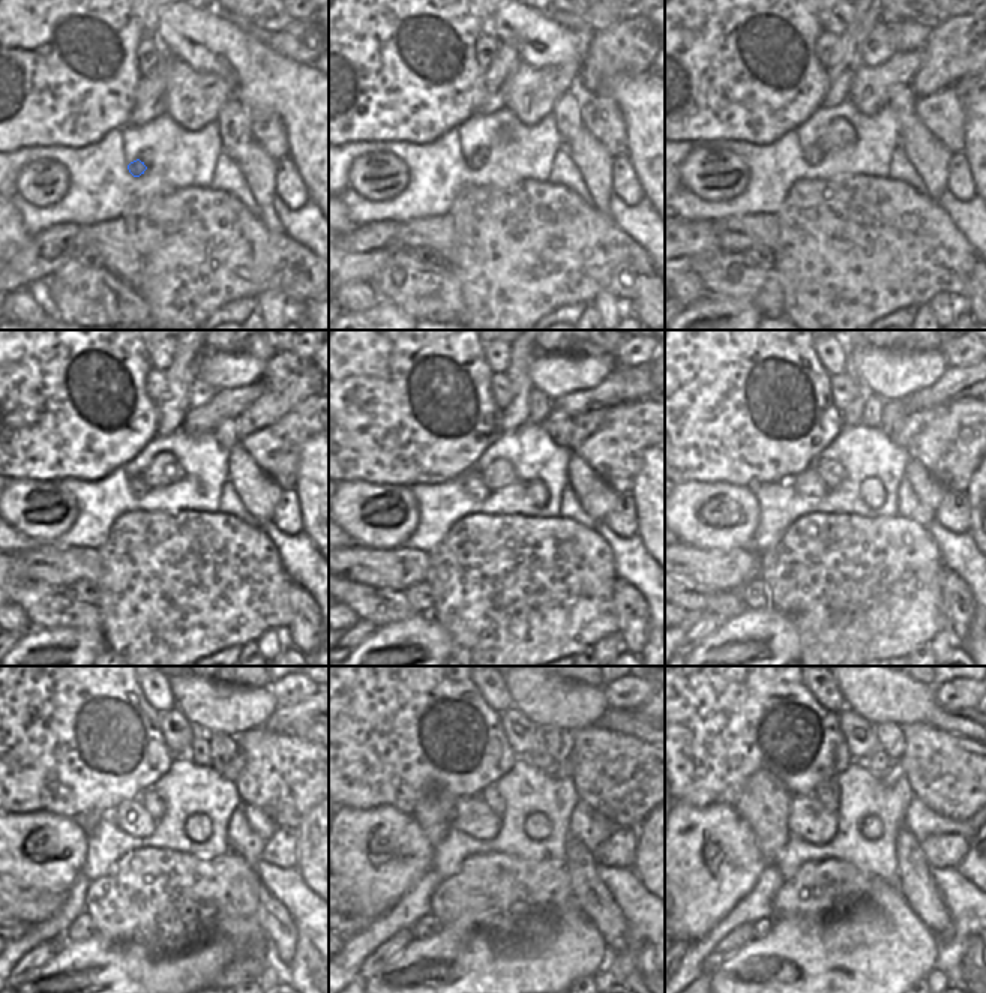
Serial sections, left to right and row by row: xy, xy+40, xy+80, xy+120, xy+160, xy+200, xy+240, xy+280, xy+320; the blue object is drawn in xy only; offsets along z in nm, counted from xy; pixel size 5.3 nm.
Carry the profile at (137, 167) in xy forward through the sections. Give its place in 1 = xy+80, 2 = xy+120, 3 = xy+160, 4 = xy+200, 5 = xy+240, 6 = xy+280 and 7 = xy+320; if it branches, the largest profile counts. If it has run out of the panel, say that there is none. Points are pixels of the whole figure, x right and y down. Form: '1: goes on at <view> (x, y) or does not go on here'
1: goes on at xy+80 (812, 155)
2: goes on at xy+120 (138, 486)
3: goes on at xy+160 (473, 482)
4: goes on at xy+200 (808, 483)
5: goes on at xy+240 (131, 816)
6: goes on at xy+280 (471, 816)
7: goes on at xy+320 (808, 819)

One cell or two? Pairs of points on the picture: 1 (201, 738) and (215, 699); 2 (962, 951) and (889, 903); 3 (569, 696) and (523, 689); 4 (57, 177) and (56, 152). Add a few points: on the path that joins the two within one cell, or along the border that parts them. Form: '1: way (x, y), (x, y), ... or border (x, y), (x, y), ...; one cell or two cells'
1: border (198, 728), (209, 735); two cells
2: border (938, 936), (935, 968); two cells
3: way (557, 696), (542, 696), (535, 690); one cell
4: border (21, 168), (54, 159), (65, 167), (69, 186); two cells

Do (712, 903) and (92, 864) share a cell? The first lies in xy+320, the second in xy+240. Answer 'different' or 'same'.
different

